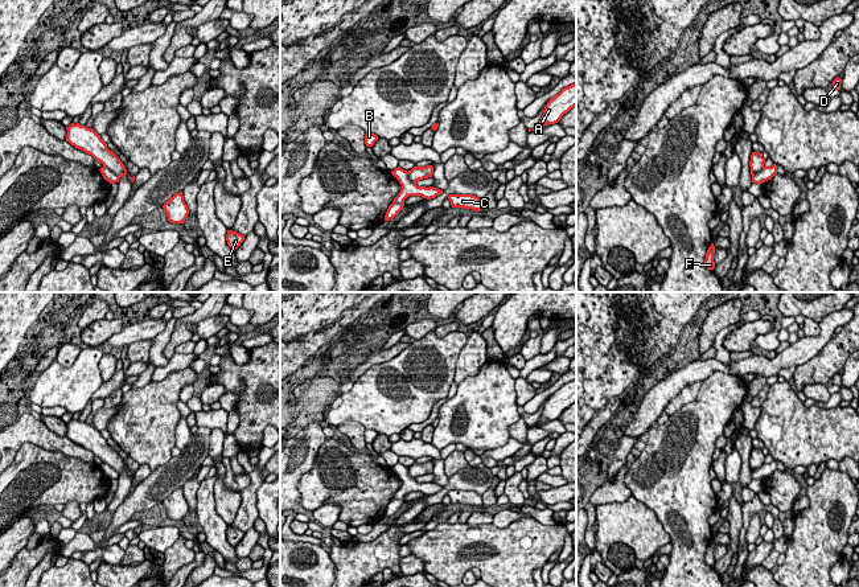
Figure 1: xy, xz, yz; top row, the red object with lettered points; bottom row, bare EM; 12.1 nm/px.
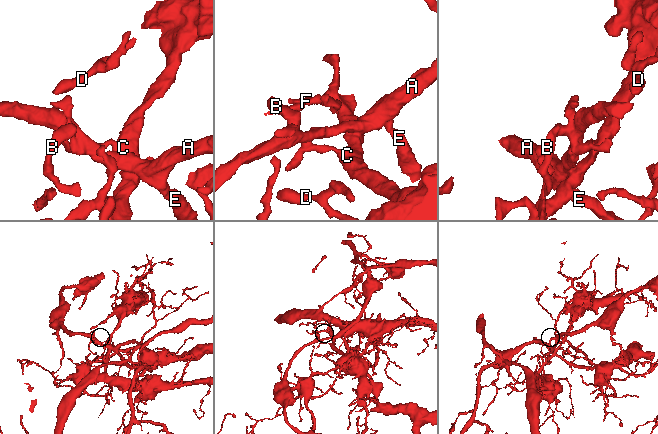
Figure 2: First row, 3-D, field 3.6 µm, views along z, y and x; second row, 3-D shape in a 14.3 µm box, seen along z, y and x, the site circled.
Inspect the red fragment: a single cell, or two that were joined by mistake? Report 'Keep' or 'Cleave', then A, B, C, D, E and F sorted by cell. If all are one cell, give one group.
Keep. Groups: A B C D E F

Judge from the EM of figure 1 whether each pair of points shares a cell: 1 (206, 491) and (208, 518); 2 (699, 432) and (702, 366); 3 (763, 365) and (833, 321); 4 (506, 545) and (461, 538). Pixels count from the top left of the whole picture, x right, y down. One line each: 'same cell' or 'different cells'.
1: same cell
2: different cells
3: same cell
4: same cell

